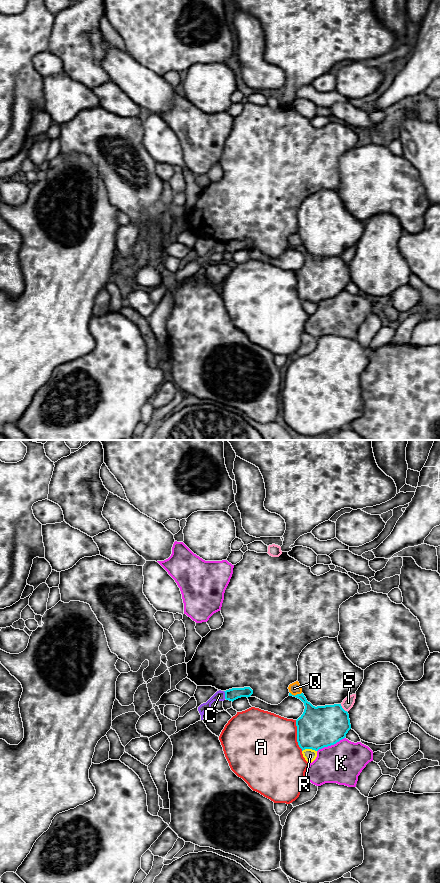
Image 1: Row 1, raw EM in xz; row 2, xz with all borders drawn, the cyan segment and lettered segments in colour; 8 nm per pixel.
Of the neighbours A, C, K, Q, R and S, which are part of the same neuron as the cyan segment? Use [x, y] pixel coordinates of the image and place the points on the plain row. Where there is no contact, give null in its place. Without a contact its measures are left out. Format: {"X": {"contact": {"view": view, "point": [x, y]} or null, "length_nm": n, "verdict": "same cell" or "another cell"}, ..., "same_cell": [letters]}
{"A": {"contact": {"view": "xz", "point": [297, 287]}, "length_nm": 260, "verdict": "another cell"}, "C": {"contact": {"view": "xz", "point": [225, 247]}, "length_nm": 70, "verdict": "another cell"}, "K": {"contact": {"view": "xz", "point": [330, 297]}, "length_nm": 260, "verdict": "another cell"}, "Q": {"contact": {"view": "xz", "point": [297, 246]}, "length_nm": 100, "verdict": "another cell"}, "R": {"contact": {"view": "xz", "point": [309, 300]}, "length_nm": 120, "verdict": "another cell"}, "S": {"contact": {"view": "xz", "point": [342, 260]}, "length_nm": 90, "verdict": "another cell"}, "same_cell": []}

